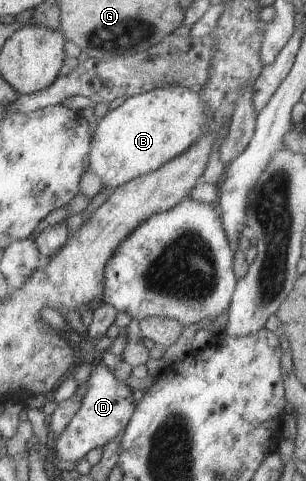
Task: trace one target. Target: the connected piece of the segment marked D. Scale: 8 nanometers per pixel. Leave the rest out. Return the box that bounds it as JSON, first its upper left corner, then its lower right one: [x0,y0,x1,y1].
[55,362,136,461]

